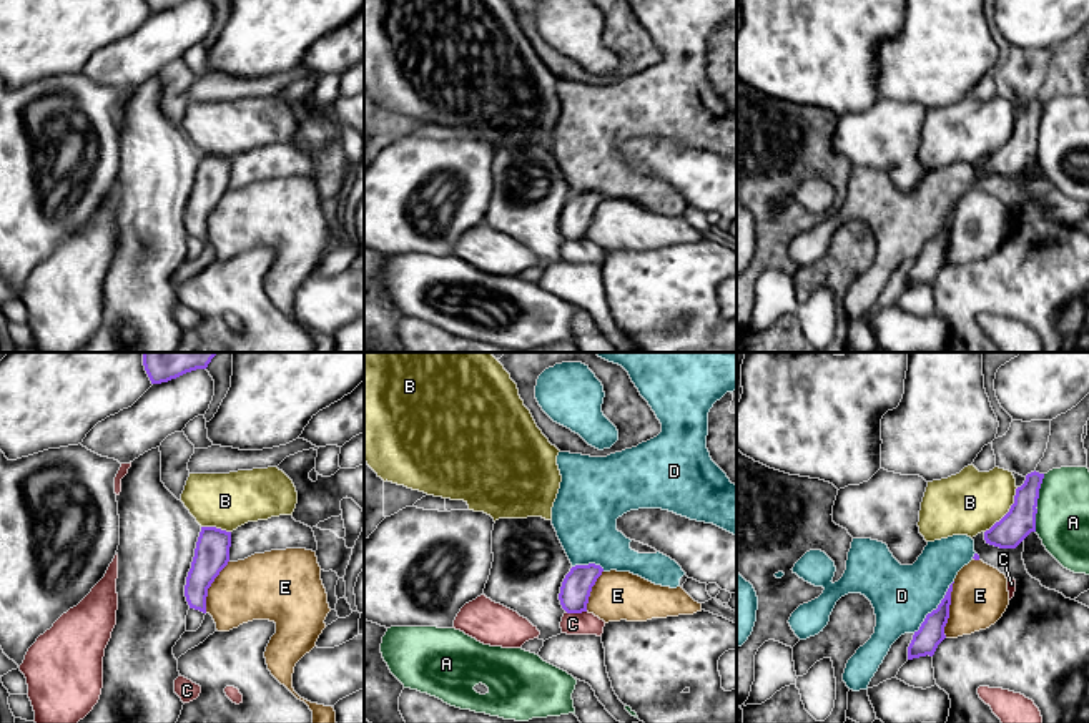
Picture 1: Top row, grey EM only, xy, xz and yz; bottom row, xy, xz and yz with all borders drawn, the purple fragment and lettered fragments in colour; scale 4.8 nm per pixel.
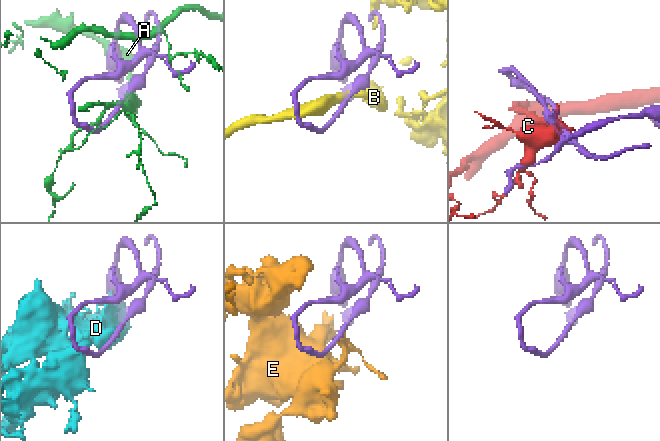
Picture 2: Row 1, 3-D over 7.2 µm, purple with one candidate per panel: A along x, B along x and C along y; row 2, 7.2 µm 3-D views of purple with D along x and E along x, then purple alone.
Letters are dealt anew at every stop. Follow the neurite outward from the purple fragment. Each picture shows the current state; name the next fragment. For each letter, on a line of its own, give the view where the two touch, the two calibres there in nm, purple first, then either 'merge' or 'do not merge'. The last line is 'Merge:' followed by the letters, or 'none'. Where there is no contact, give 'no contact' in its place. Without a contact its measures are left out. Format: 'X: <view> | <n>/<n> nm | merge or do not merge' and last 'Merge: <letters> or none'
A: yz | 150/260 nm | do not merge
B: yz | 150/300 nm | do not merge
C: xz | 150/110 nm | do not merge
D: yz | 130/300 nm | do not merge
E: yz | 130/280 nm | merge
Merge: E

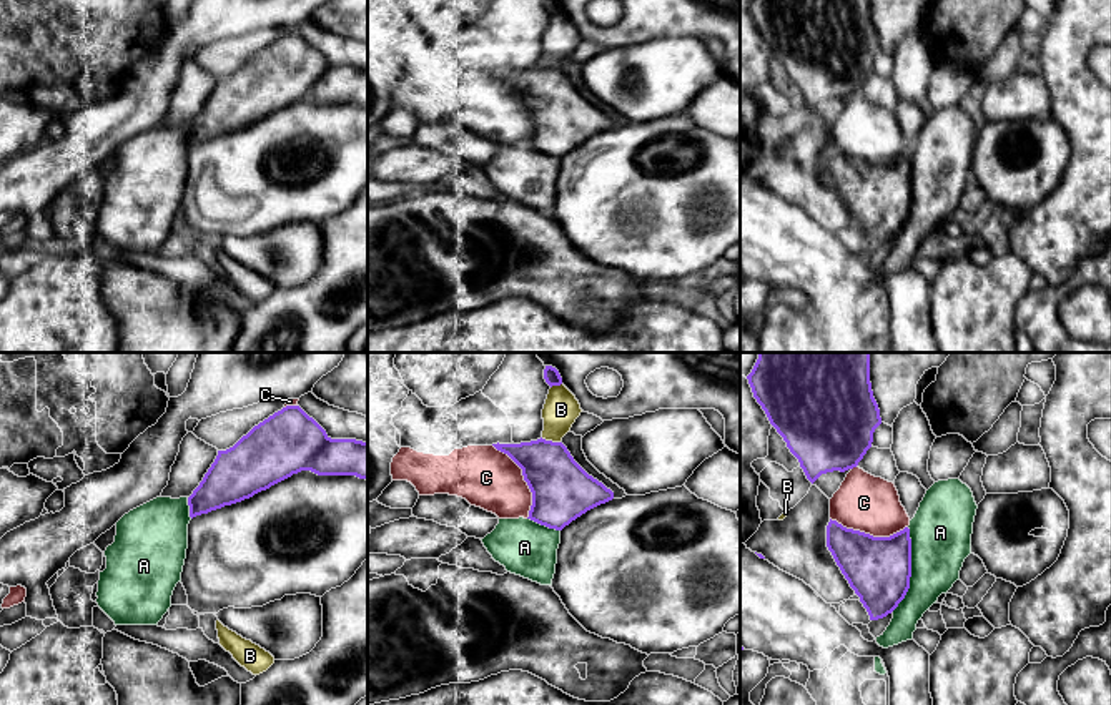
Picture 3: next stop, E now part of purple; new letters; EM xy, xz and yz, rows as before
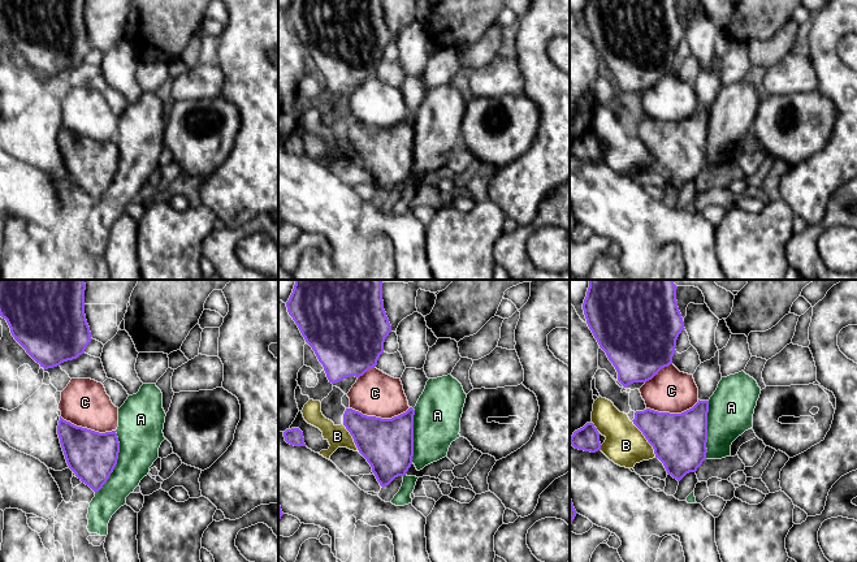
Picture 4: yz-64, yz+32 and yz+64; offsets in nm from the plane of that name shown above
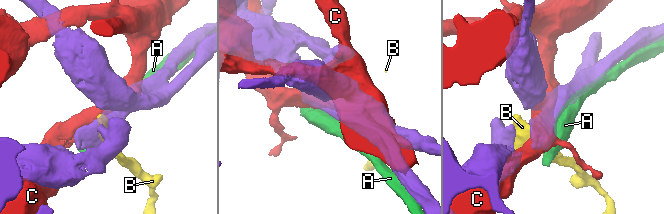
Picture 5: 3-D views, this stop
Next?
A: yz | 320/300 nm | merge
B: xz | 300/170 nm | do not merge
C: xz | 300/300 nm | do not merge
Merge: A

